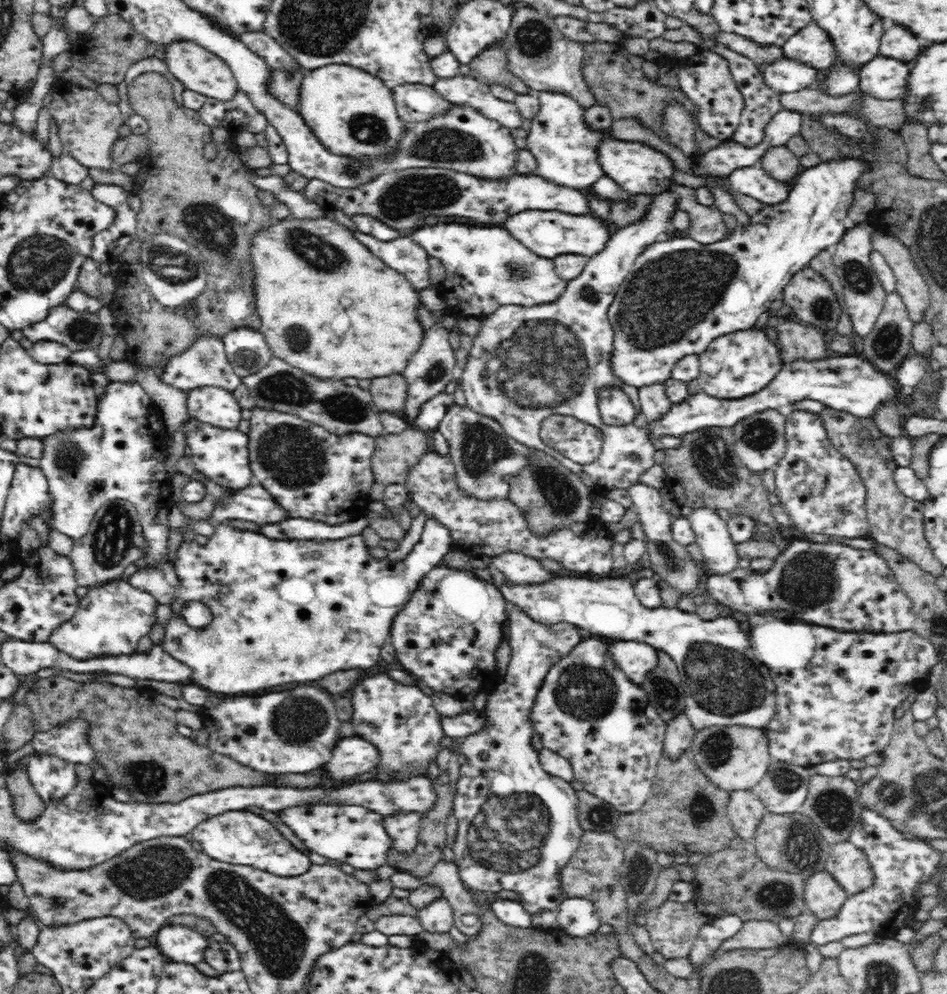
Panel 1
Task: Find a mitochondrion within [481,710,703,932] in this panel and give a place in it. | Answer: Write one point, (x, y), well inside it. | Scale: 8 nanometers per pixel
(638, 871)

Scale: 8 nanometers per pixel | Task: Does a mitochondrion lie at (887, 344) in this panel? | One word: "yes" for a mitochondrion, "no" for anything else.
yes

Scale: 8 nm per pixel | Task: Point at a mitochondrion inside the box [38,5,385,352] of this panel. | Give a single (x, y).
(213, 229)

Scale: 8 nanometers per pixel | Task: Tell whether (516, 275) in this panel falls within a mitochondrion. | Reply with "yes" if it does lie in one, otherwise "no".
yes

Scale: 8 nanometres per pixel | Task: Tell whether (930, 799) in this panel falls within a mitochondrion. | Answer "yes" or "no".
yes

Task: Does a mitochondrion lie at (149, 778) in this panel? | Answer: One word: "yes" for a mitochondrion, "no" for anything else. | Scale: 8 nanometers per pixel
yes

